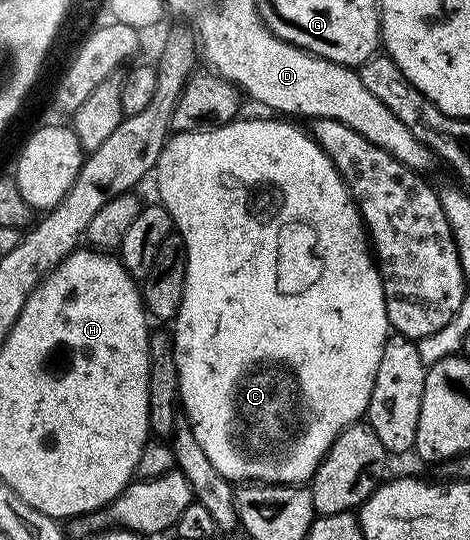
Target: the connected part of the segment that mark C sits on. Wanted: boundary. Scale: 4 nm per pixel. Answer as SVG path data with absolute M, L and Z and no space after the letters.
M236 117L220 127L172 134L155 163L153 180L159 190L158 202L169 213L174 230L182 237L187 256L181 309L173 320L179 401L182 414L191 424L193 437L197 437L197 445L205 449L205 457L209 457L213 469L217 469L221 477L230 479L235 485L248 481L303 485L315 474L335 438L350 423L360 422L366 416L377 365L381 365L381 353L389 334L383 279L369 246L363 216L355 206L351 190L340 177L333 161L329 161L310 134L295 124L298 122L283 117L243 118Z

